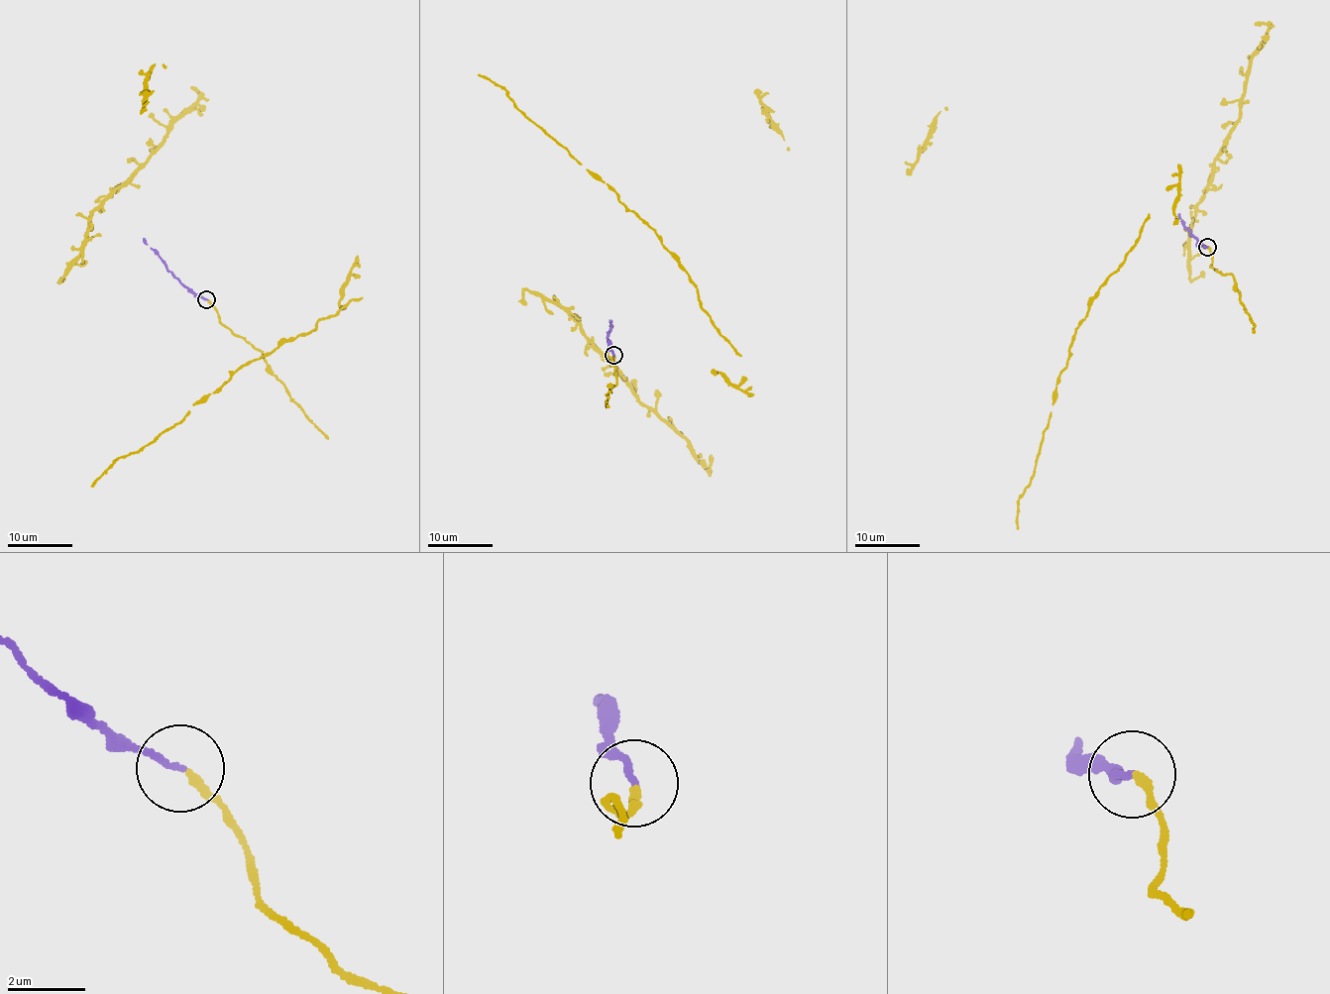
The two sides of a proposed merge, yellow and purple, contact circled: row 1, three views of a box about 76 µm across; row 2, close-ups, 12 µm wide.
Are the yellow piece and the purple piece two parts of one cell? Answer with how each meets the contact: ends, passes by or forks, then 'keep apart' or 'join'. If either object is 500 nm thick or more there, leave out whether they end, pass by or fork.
yellow ends there; purple ends there; join

